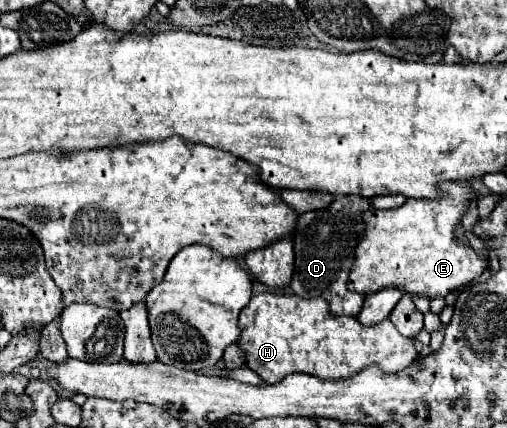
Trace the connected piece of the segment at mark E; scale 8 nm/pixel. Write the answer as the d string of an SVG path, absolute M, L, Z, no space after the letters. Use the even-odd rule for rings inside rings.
M441 181L439 195L435 199L407 199L403 207L387 211L369 209L363 215L365 231L361 233L361 241L355 247L355 261L347 285L361 295L377 293L387 287L397 287L407 295L423 295L427 299L435 299L445 297L453 289L477 279L485 271L487 261L483 261L473 249L463 247L455 241L455 227L461 223L461 217L467 211L471 197L475 197L475 191L471 189L469 183Z

